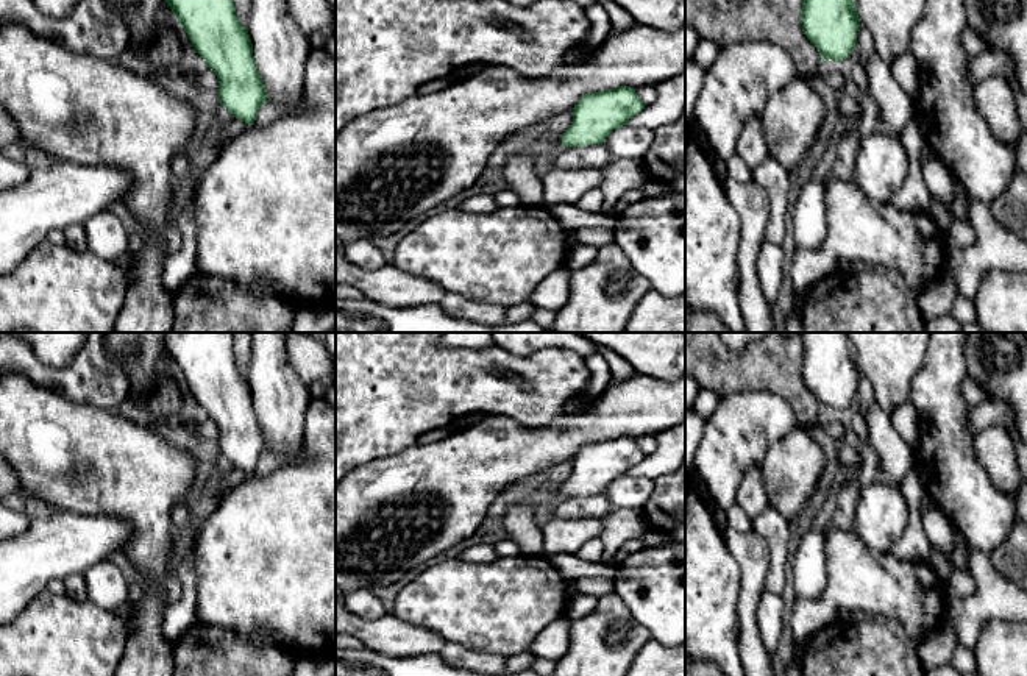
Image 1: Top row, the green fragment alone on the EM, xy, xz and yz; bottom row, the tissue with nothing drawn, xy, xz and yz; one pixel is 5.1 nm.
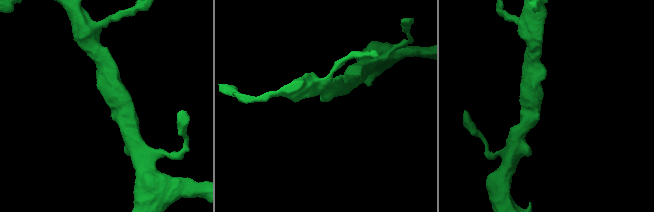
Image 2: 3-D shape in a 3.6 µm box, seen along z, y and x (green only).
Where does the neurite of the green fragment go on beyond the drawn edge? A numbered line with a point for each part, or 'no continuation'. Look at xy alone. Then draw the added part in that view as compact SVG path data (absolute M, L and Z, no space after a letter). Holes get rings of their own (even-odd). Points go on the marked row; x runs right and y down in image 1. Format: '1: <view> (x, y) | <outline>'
no continuation

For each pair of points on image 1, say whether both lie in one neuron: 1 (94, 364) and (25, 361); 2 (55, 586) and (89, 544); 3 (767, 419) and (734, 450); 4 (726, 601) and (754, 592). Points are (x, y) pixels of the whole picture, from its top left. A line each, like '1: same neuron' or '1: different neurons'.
1: same neuron
2: different neurons
3: same neuron
4: different neurons

